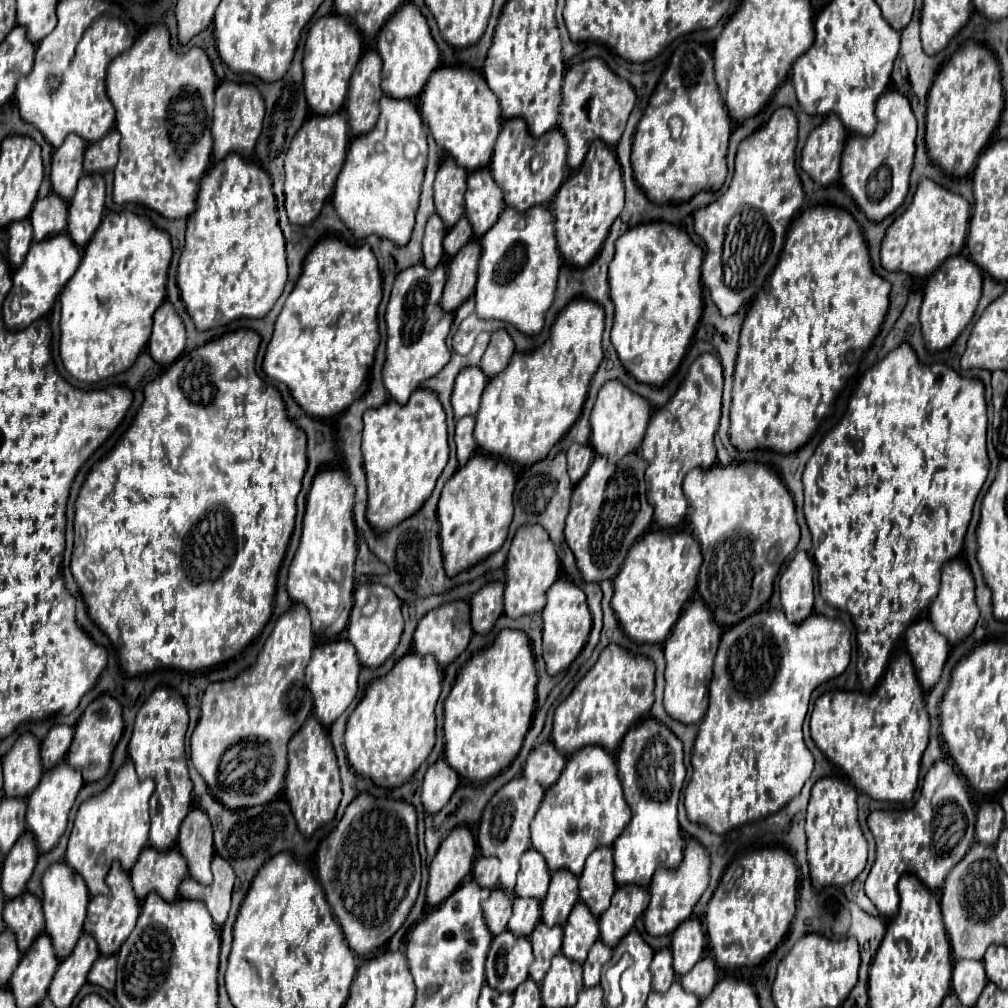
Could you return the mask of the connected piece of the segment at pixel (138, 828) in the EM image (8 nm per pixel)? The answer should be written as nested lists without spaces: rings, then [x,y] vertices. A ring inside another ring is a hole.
[[[128,762],[116,772],[114,780],[106,790],[90,796],[80,804],[78,814],[74,818],[72,834],[68,838],[66,864],[72,866],[78,874],[82,874],[92,896],[102,894],[102,890],[106,890],[102,882],[114,860],[120,860],[122,868],[130,872],[130,866],[134,866],[142,846],[148,844],[148,800],[152,792],[154,782],[140,780],[134,772],[134,766]]]

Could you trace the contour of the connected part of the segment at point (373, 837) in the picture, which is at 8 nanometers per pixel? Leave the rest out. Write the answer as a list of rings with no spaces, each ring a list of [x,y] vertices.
[[[360,792],[338,826],[318,846],[318,882],[338,918],[346,942],[358,956],[384,946],[404,924],[420,888],[418,816],[404,800],[378,800]]]

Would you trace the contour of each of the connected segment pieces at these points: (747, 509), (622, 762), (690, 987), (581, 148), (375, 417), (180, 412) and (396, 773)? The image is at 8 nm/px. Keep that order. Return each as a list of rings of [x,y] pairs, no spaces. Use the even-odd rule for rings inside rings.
[[[740,462],[730,466],[710,466],[706,470],[696,468],[686,476],[684,494],[690,504],[690,520],[694,538],[702,546],[702,568],[698,574],[698,592],[706,606],[712,610],[718,624],[732,626],[742,618],[760,610],[770,594],[774,580],[780,572],[786,556],[796,548],[800,540],[800,528],[796,524],[794,500],[780,480],[780,476],[760,462]]]
[[[644,718],[642,722],[638,722],[636,726],[632,726],[624,740],[618,746],[616,752],[616,764],[618,764],[618,778],[622,782],[624,788],[624,798],[632,810],[632,820],[628,822],[628,826],[624,828],[624,832],[618,836],[618,840],[614,842],[612,850],[614,850],[614,878],[618,884],[640,884],[640,886],[648,886],[652,880],[652,874],[656,872],[656,868],[676,868],[682,858],[684,858],[684,834],[680,830],[678,824],[678,794],[680,788],[684,784],[686,778],[686,768],[682,762],[682,742],[678,740],[678,736],[664,726],[662,722],[658,722],[656,718]]]
[[[710,958],[698,960],[698,962],[694,964],[694,968],[680,978],[682,988],[684,988],[686,992],[696,994],[698,998],[706,998],[706,994],[710,994],[710,990],[714,988],[716,980],[718,980],[716,964],[714,964]]]
[[[590,58],[574,64],[562,84],[560,104],[560,130],[568,138],[568,166],[578,168],[590,148],[590,142],[602,138],[614,146],[624,132],[628,116],[636,104],[636,90],[618,74],[614,74],[602,58]]]
[[[418,388],[404,406],[388,400],[378,408],[368,408],[364,412],[362,452],[368,480],[366,518],[374,530],[388,530],[422,508],[448,462],[446,412],[438,394]]]
[[[236,330],[210,340],[192,352],[184,352],[144,388],[144,404],[142,410],[138,410],[132,426],[126,430],[114,450],[92,466],[80,488],[74,518],[72,574],[88,606],[90,618],[112,640],[120,656],[120,666],[128,676],[152,672],[158,666],[180,668],[188,672],[216,666],[246,648],[270,620],[276,574],[294,530],[296,496],[306,470],[306,434],[286,416],[280,392],[258,378],[254,370],[258,346],[260,336],[254,330]]]
[[[408,652],[394,664],[394,668],[388,674],[376,678],[366,688],[364,698],[350,714],[346,722],[346,732],[344,732],[346,756],[350,766],[358,774],[374,780],[378,786],[396,788],[418,770],[418,766],[428,758],[434,746],[434,728],[436,728],[434,706],[440,696],[440,682],[442,682],[442,668],[438,666],[432,654],[420,656],[416,652]]]

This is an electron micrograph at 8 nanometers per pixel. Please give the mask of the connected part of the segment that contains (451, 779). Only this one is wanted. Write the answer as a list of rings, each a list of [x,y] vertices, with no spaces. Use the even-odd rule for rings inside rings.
[[[444,758],[436,760],[426,770],[424,784],[422,784],[422,804],[424,804],[426,812],[434,814],[442,806],[446,806],[452,792],[458,788],[458,782],[460,782],[460,778],[458,778],[458,774],[454,774],[454,770],[448,766],[448,762]]]

